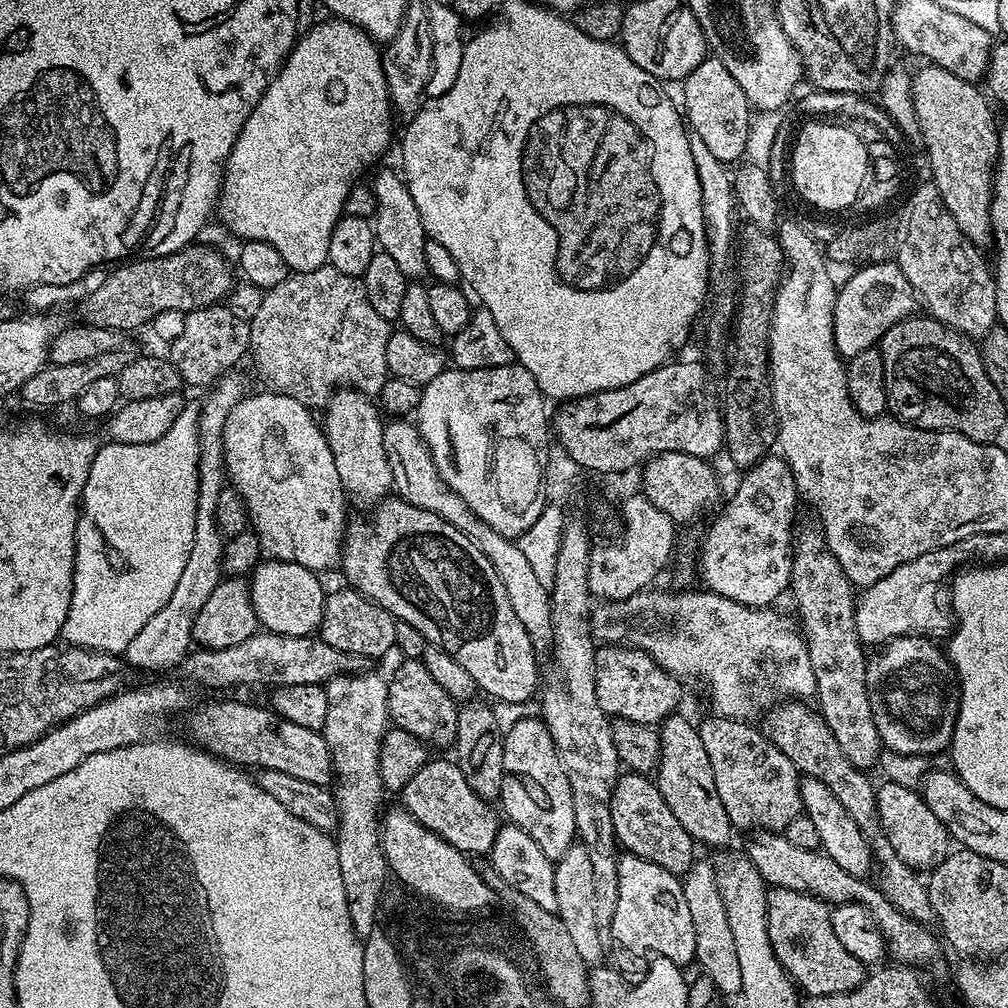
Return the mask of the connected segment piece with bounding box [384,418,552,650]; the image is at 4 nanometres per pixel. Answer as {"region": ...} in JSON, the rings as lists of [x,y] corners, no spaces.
{"region":[[[392,418],[384,426],[384,445],[386,446],[386,458],[390,458],[390,470],[392,471],[392,486],[395,495],[400,499],[418,506],[422,510],[430,510],[430,514],[438,514],[438,518],[446,518],[450,526],[462,530],[490,558],[490,566],[498,570],[498,578],[502,578],[502,586],[506,586],[506,594],[510,598],[510,606],[514,606],[514,614],[526,626],[526,630],[532,639],[532,645],[537,650],[544,650],[552,644],[552,598],[550,591],[538,582],[533,567],[522,554],[517,541],[510,536],[498,534],[494,526],[486,526],[454,490],[440,477],[434,464],[434,458],[426,446],[426,442],[420,437],[419,427],[408,418]]]}

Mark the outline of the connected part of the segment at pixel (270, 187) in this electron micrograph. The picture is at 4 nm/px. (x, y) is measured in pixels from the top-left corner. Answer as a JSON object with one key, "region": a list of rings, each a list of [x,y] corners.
{"region":[[[327,18],[321,24],[316,24],[308,33],[301,35],[291,54],[284,60],[279,74],[270,82],[266,94],[254,106],[250,118],[246,118],[246,126],[242,126],[242,134],[238,134],[238,142],[234,142],[232,152],[228,155],[228,163],[224,165],[224,178],[220,185],[220,199],[218,201],[218,216],[220,220],[233,232],[240,236],[241,241],[261,240],[270,242],[282,258],[286,258],[289,269],[307,270],[321,267],[322,262],[328,258],[328,241],[334,226],[340,217],[344,215],[344,203],[350,194],[350,190],[361,179],[360,176],[371,164],[381,163],[380,155],[392,144],[392,120],[394,121],[394,109],[391,100],[388,99],[388,87],[384,77],[384,62],[382,52],[379,52],[377,41],[373,40],[367,32],[354,26],[348,20],[339,18]]]}

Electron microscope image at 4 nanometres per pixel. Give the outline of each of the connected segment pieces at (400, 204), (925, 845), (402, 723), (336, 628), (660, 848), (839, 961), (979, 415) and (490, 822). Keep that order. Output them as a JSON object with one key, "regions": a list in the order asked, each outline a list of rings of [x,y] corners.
{"regions":[[[[383,168],[370,180],[370,187],[376,199],[376,242],[379,251],[390,254],[390,258],[394,258],[395,264],[401,268],[402,274],[406,274],[409,281],[416,282],[428,276],[426,242],[429,238],[424,233],[422,214],[418,214],[418,206],[414,206],[414,198],[410,198],[410,190],[404,183],[403,175],[399,171],[391,172],[390,169]]],[[[891,782],[881,783],[876,790],[876,805],[886,838],[890,838],[890,846],[894,846],[894,851],[898,858],[902,858],[902,862],[917,870],[931,870],[948,857],[950,837],[946,826],[934,818],[934,810],[926,806],[923,795],[916,788]]],[[[423,659],[399,661],[396,673],[388,680],[388,715],[397,728],[404,728],[410,734],[429,746],[435,744],[451,745],[456,738],[457,701],[453,700],[426,670]]],[[[343,586],[337,592],[329,591],[324,602],[322,622],[318,629],[320,639],[325,640],[330,646],[334,646],[339,652],[349,652],[355,656],[384,656],[390,653],[396,646],[396,617],[392,616],[382,606],[378,606],[372,600],[367,600],[364,595],[351,586]]],[[[625,771],[616,779],[610,818],[614,818],[616,843],[625,853],[646,858],[646,862],[654,862],[654,866],[662,866],[662,870],[670,870],[670,874],[681,878],[697,863],[698,845],[690,834],[686,834],[682,822],[674,818],[670,806],[666,806],[655,779]]],[[[772,888],[768,893],[770,946],[774,946],[778,962],[782,962],[797,989],[808,996],[846,994],[862,986],[866,975],[866,965],[854,958],[854,954],[850,954],[834,934],[832,911],[823,900],[805,892]]],[[[913,314],[890,326],[878,347],[886,378],[884,389],[888,395],[888,408],[895,419],[931,432],[957,432],[979,444],[991,444],[997,439],[996,435],[1004,428],[1006,406],[986,374],[979,347],[969,337],[947,328],[927,314]]],[[[429,759],[422,770],[418,770],[418,774],[414,774],[410,782],[406,782],[402,799],[402,806],[414,819],[450,842],[450,846],[458,851],[472,858],[482,857],[480,855],[483,852],[484,855],[491,853],[494,838],[502,823],[501,817],[489,801],[483,800],[470,788],[470,782],[466,782],[466,774],[462,774],[462,770],[451,759]]]]}

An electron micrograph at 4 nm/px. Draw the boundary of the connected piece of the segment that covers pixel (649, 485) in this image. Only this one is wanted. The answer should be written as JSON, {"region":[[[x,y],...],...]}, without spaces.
{"region":[[[667,452],[652,457],[643,465],[644,488],[642,494],[662,514],[666,514],[677,525],[688,524],[703,508],[708,508],[720,496],[720,484],[716,481],[716,472],[703,456]]]}

